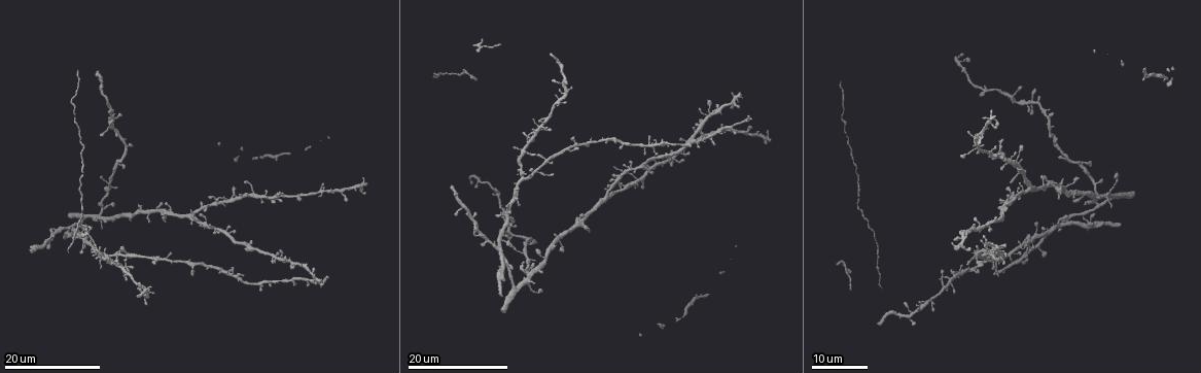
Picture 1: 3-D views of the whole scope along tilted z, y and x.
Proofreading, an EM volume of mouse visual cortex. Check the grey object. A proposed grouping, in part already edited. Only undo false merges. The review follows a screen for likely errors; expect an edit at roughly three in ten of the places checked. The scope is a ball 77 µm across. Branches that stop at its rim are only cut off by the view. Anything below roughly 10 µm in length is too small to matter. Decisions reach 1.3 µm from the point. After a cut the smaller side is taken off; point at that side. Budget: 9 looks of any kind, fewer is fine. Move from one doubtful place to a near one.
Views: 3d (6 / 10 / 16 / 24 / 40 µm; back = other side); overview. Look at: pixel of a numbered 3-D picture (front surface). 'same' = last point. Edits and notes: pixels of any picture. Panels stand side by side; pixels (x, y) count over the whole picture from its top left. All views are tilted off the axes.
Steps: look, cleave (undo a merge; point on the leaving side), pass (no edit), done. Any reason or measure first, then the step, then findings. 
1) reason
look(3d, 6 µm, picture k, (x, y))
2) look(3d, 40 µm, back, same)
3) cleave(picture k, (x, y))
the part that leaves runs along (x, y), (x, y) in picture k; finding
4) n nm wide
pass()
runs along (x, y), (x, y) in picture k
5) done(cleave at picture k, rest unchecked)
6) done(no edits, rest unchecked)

four or more arms meet
look(3d, 16 µm, picture 1, (948, 278))

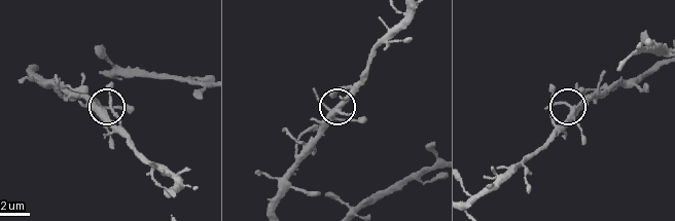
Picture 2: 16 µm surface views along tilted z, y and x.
look(3d, 10 µm, picture 2, (335, 112))

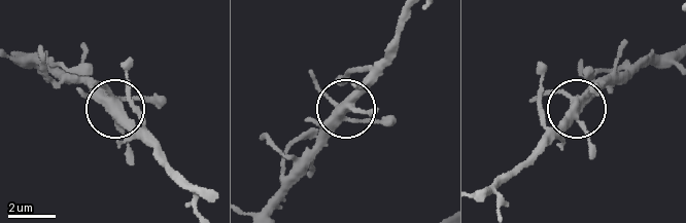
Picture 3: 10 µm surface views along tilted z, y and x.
5 arms
pass()
runs along (273, 202), (305, 151), (388, 66) in picture 3; one cell here

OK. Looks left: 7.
looks like a crossing
look(3d, 16 µm, picture 1, (524, 179))

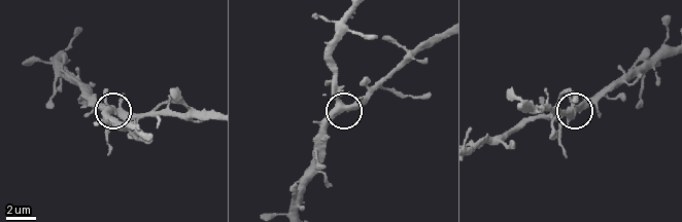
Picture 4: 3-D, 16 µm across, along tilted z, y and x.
look(3d, 6 µm, picture 4, (346, 108))

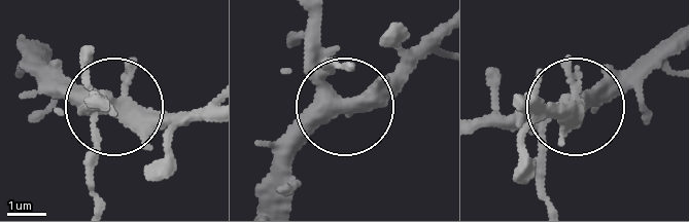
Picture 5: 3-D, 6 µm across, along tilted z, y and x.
side arm 56 µm
pass()
runs along (261, 199), (332, 113), (372, 100), (420, 57) in picture 5; continuous, no second cell

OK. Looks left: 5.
look(3d, 16 µm, picture 1, (101, 217))

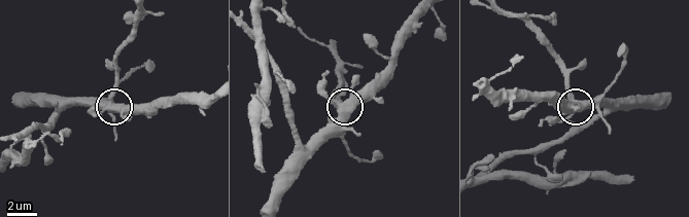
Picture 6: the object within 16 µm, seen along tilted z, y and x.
look(3d, 10 µm, picture 6, (112, 106))

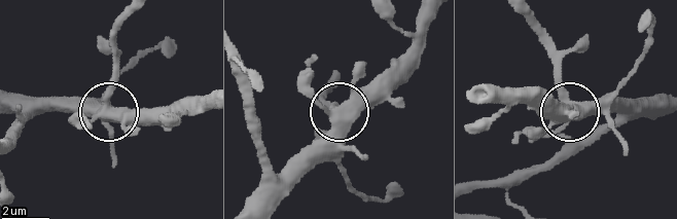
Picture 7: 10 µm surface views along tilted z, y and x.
4 arms
pass()
continuous, no second cell

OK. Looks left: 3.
three-way junction
look(3d, 16 µm, picture 1, (1053, 185))

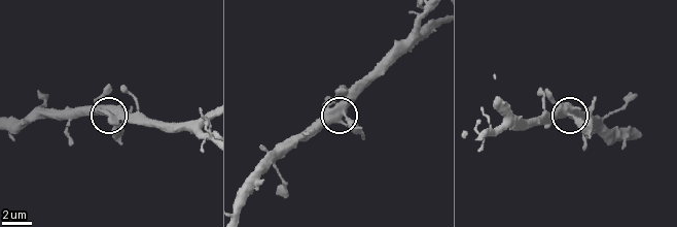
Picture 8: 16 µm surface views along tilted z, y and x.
look(3d, 10 µm, picture 8, (344, 113))

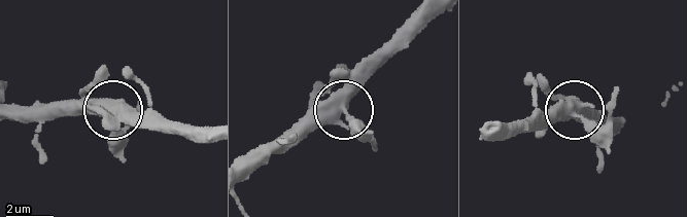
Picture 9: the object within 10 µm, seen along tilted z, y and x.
closer look
look(3d, 6 µm, picture 9, (577, 117))

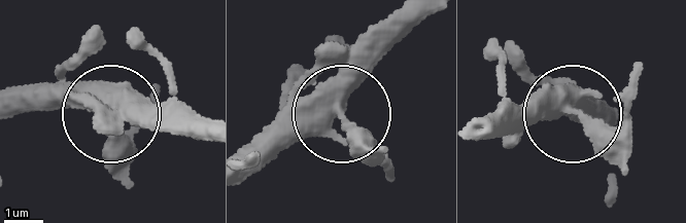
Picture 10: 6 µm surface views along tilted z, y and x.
400 nm wide
pass()
one cell here

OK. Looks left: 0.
done(no edits, rest unchecked)

